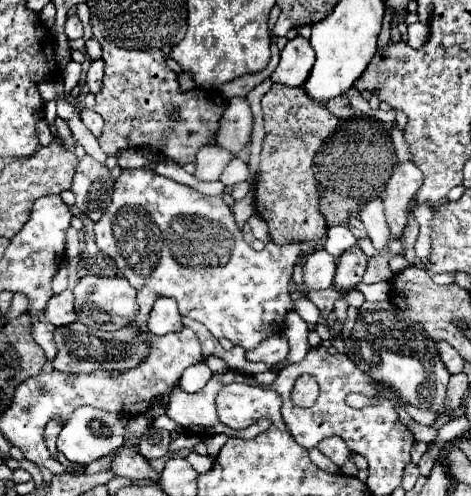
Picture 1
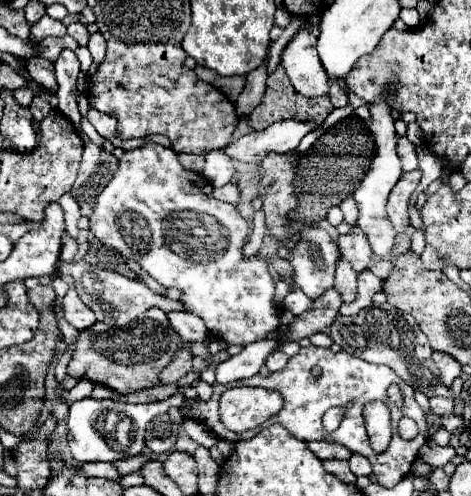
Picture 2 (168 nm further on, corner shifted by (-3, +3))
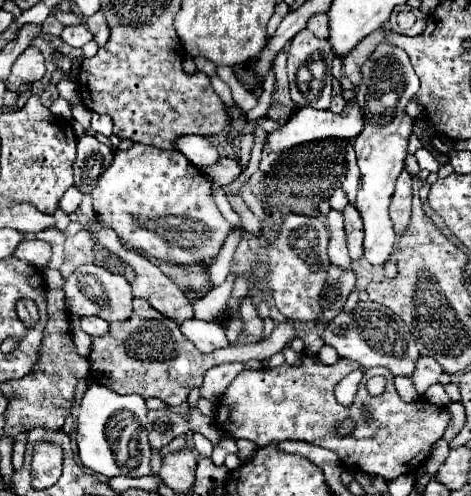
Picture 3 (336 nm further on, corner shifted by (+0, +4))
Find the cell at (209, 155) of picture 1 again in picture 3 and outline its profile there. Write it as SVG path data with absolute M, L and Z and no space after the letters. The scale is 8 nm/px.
M346 104L346 108L340 114L334 114L330 110L314 110L314 108L300 108L280 130L274 130L268 134L268 144L274 152L288 150L292 146L310 142L310 140L324 140L324 138L342 138L342 140L352 140L356 138L364 128L362 120L362 110L358 104Z

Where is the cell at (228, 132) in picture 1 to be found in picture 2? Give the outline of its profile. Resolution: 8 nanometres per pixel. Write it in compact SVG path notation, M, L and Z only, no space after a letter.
M265 65L257 67L255 71L251 71L247 75L247 85L245 89L241 91L241 95L237 97L235 101L235 111L237 111L237 117L245 119L251 115L251 111L259 105L261 97L263 97L263 91L265 91L265 81L267 81L267 71L265 71Z

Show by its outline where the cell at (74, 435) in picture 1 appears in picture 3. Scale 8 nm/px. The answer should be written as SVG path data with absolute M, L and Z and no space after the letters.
M92 382L82 404L78 416L78 456L86 468L106 478L114 476L148 476L152 474L150 456L152 448L146 432L146 404L138 394L122 396L112 392L110 388Z

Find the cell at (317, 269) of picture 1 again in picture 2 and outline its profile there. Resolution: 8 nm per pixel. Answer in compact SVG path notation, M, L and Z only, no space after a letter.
M303 229L301 241L293 247L289 263L295 269L295 285L311 299L333 287L339 247L323 229Z

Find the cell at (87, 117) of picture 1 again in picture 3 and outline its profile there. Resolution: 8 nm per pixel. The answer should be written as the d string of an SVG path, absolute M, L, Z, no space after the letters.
M92 114L92 128L98 134L110 136L112 134L112 120L110 120L110 116L106 116L106 114Z

